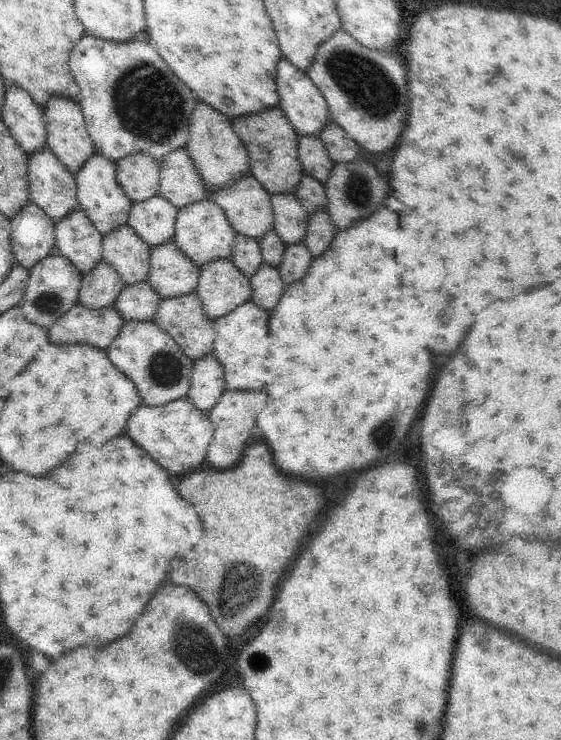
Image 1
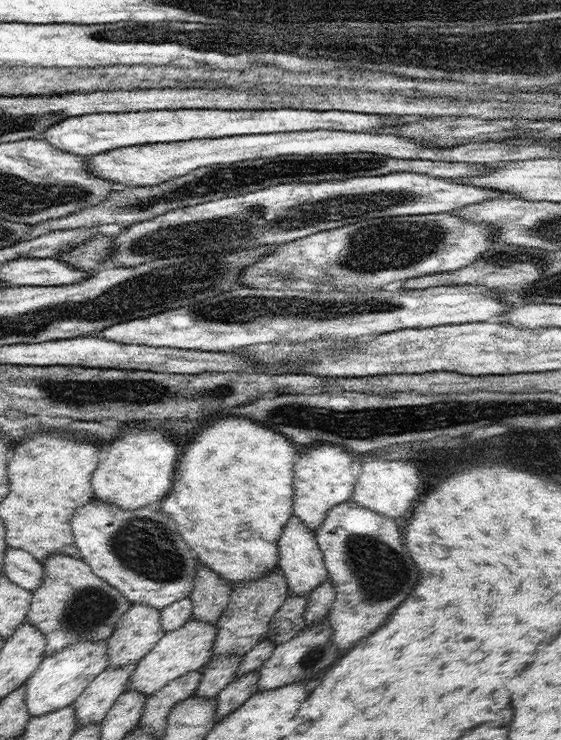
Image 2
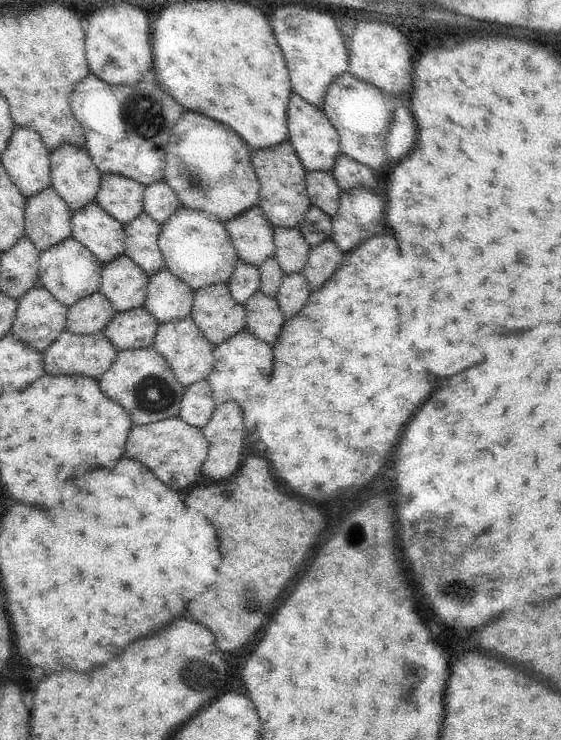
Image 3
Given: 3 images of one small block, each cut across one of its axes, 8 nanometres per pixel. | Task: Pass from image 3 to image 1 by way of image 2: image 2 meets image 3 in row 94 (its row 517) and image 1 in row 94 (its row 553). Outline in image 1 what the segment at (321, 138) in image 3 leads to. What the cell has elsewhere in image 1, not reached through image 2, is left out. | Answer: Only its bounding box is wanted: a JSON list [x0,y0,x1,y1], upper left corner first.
[276,60,331,136]

